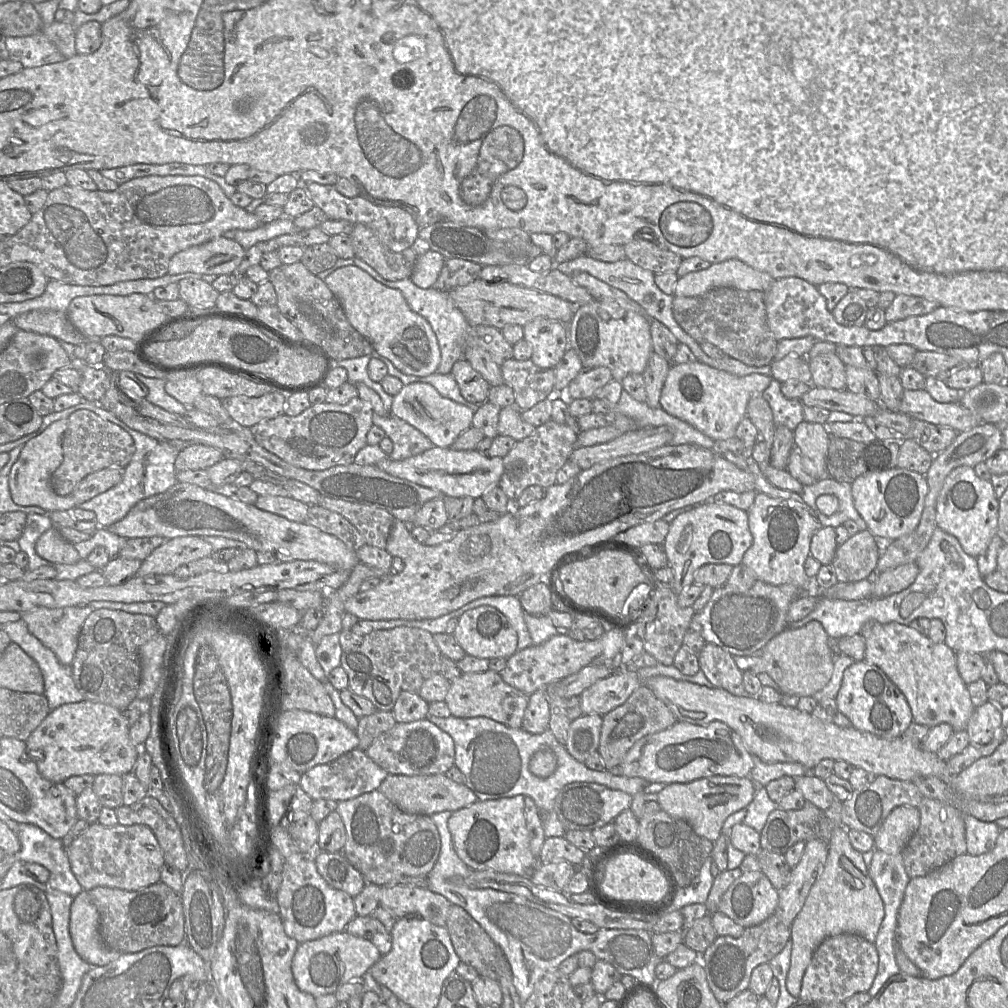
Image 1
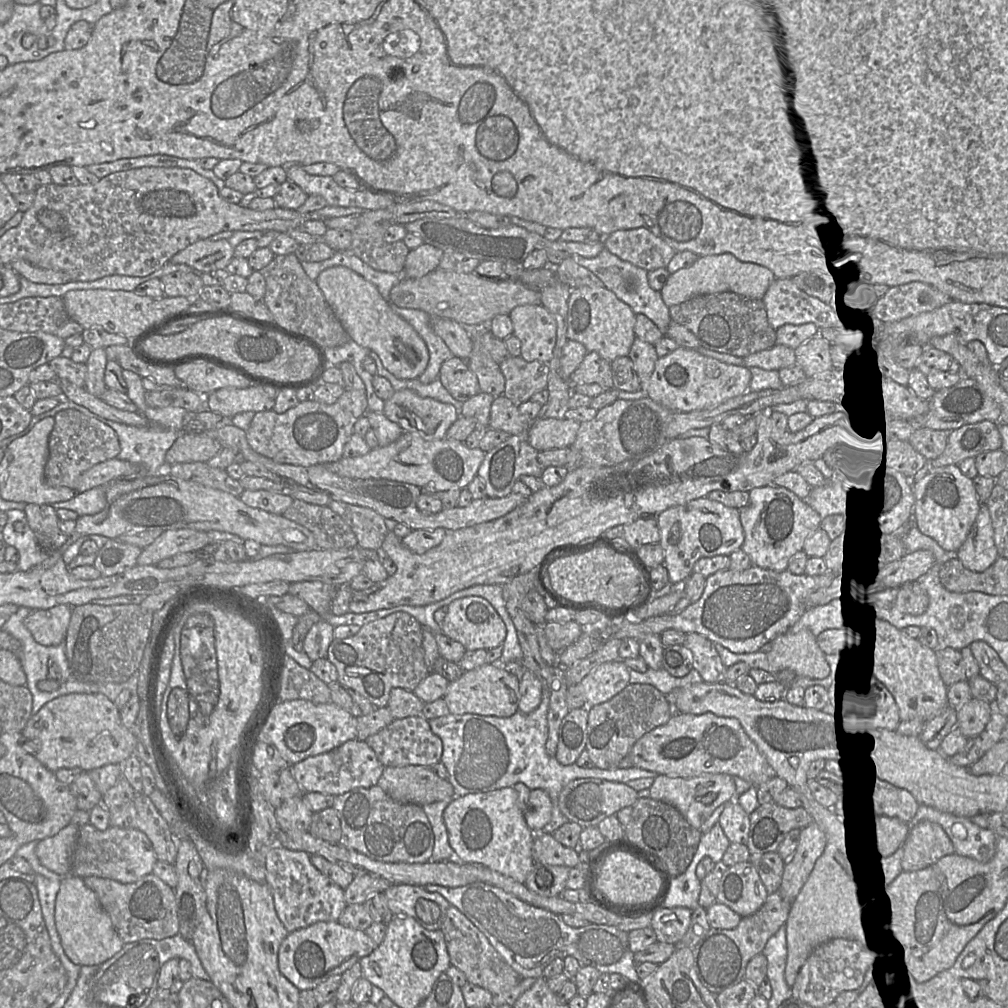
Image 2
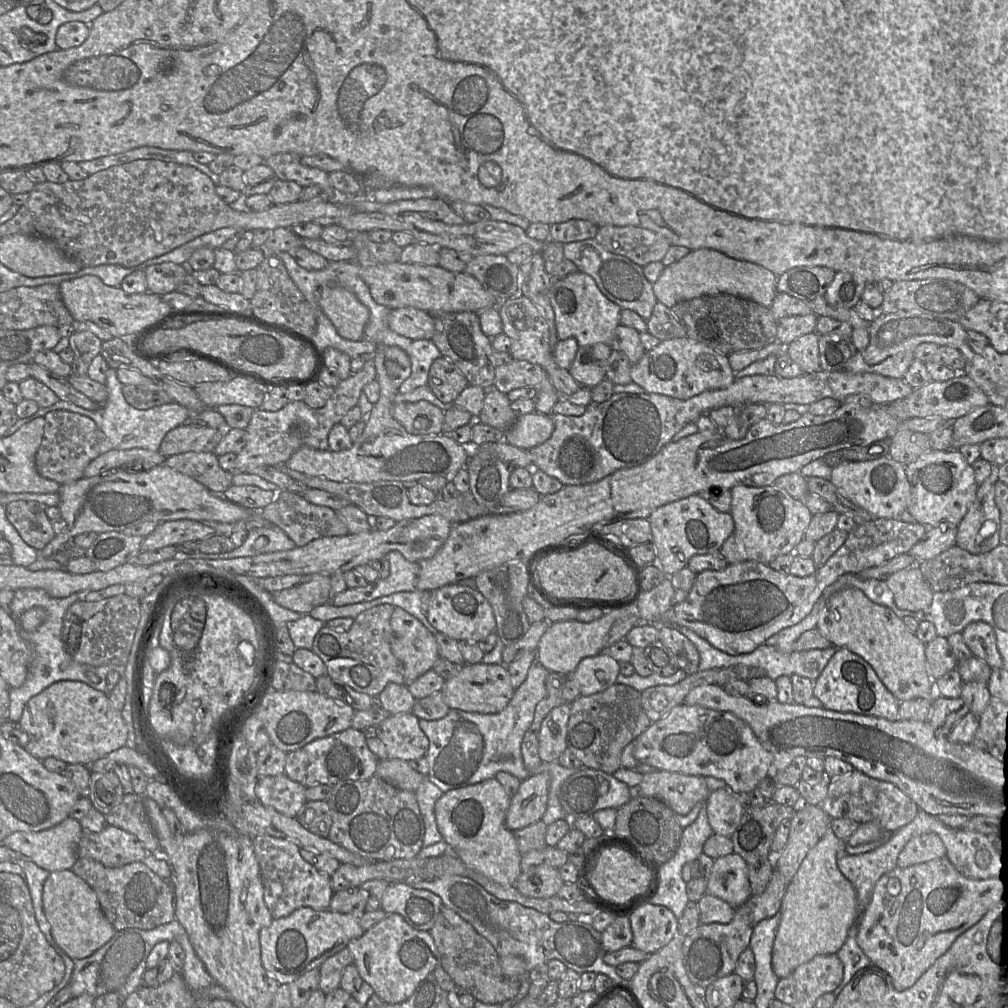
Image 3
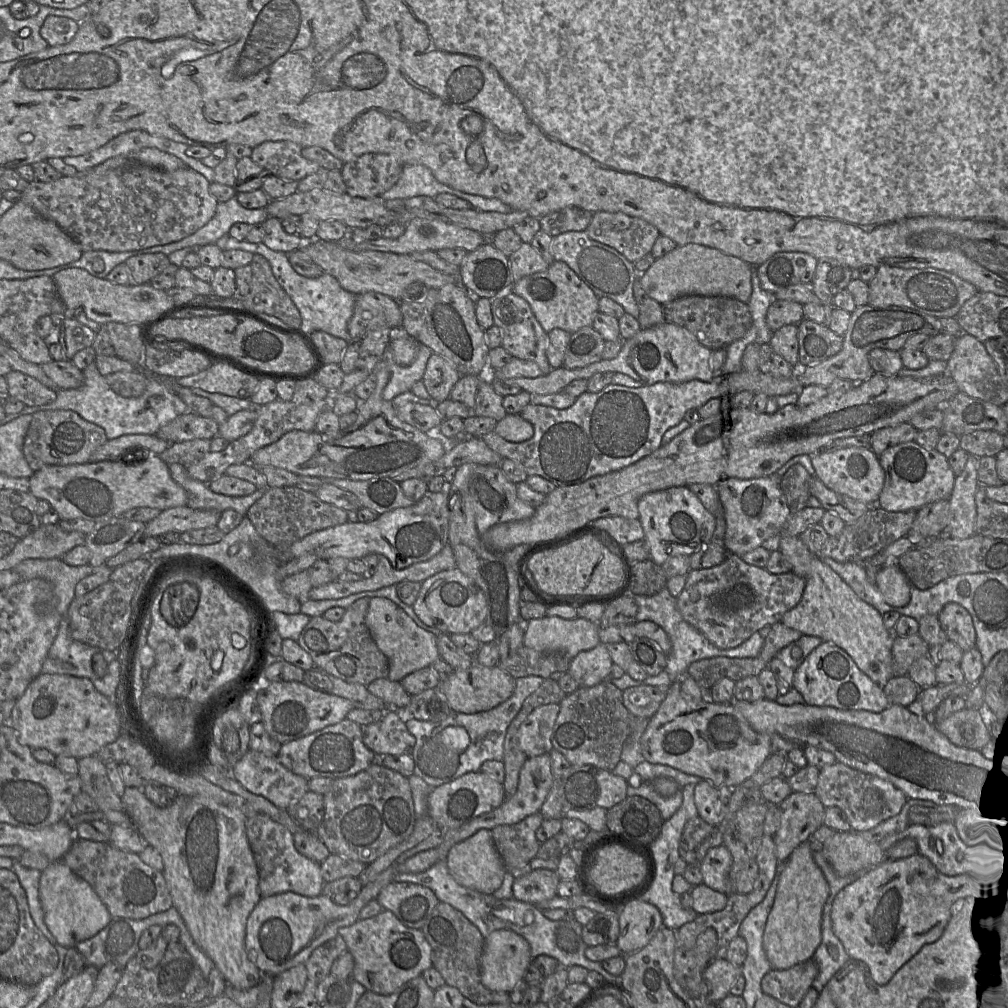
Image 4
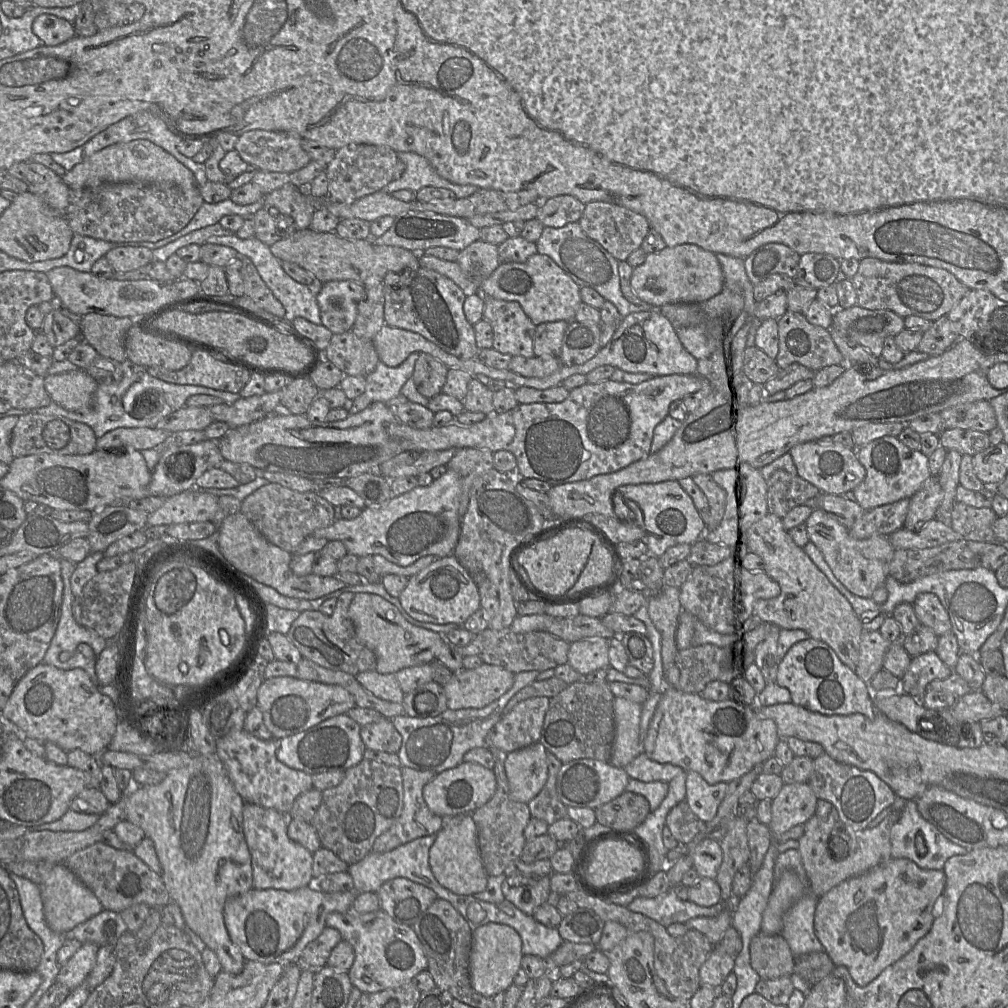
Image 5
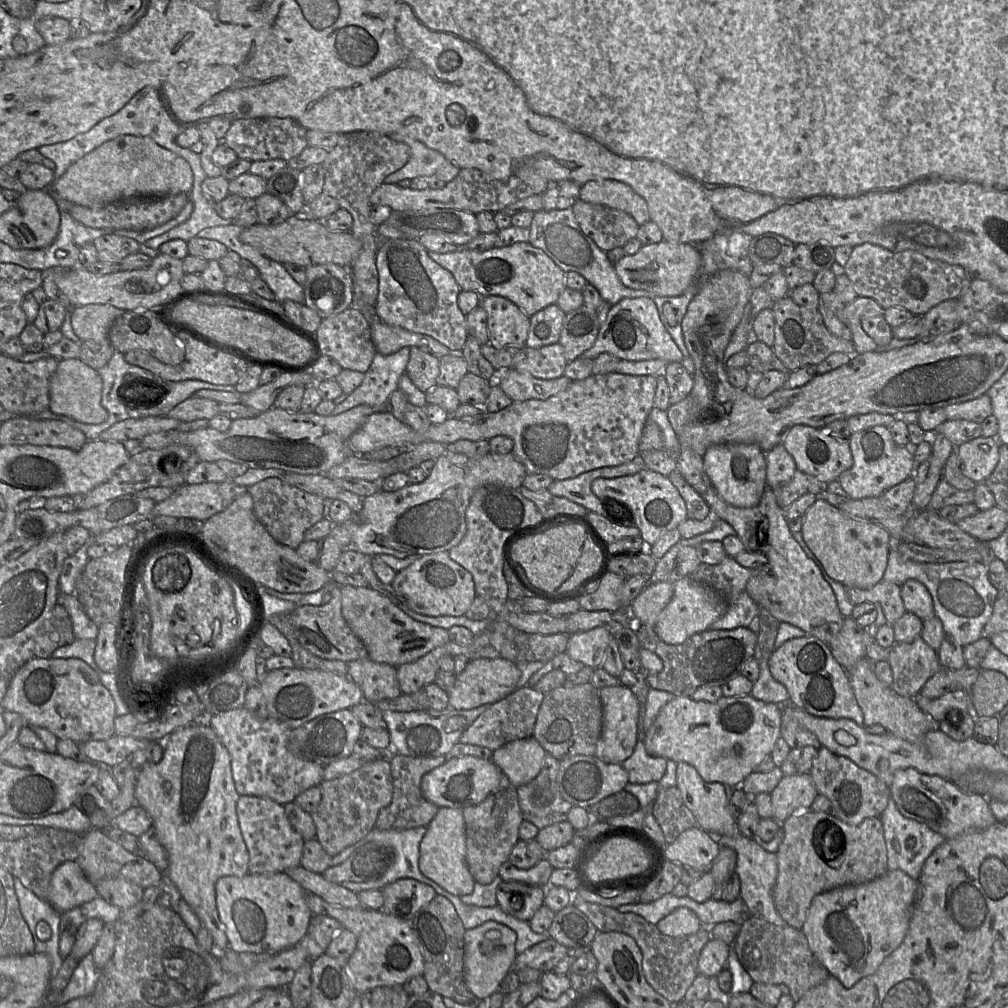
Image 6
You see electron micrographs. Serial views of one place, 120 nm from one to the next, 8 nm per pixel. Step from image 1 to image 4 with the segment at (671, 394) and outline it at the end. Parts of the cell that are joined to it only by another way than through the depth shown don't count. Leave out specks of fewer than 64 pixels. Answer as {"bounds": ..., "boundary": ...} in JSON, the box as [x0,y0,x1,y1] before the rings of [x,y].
{"bounds":[502,321,715,395],"boundary":[[[665,321],[657,326],[641,329],[633,337],[622,340],[621,350],[613,359],[601,359],[577,369],[567,369],[564,366],[553,368],[548,374],[536,378],[509,378],[502,381],[507,384],[518,385],[523,391],[527,391],[530,394],[540,395],[561,392],[570,382],[577,379],[588,380],[594,374],[601,372],[623,373],[643,385],[651,385],[658,382],[678,384],[691,380],[710,382],[715,376],[709,365],[711,352],[710,349],[701,345],[689,331]]]}

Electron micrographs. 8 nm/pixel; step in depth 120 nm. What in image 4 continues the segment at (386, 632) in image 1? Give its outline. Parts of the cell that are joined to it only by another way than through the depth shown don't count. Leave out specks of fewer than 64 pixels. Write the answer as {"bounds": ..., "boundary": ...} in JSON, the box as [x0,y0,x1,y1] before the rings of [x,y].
{"bounds":[296,597,389,686],"boundary":[[[368,597],[356,600],[337,622],[323,616],[311,617],[296,641],[310,654],[316,667],[346,682],[364,686],[376,679],[387,678],[389,673],[388,658],[378,648],[365,621],[369,603]]]}

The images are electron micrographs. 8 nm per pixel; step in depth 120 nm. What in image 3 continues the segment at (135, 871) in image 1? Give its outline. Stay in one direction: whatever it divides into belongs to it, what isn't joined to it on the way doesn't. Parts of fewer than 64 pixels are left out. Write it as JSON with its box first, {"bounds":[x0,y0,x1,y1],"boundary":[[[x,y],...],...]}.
{"bounds":[78,825,148,868],"boundary":[[[110,825],[101,832],[83,831],[78,846],[78,858],[89,858],[110,868],[143,862],[148,854],[135,835]]]}

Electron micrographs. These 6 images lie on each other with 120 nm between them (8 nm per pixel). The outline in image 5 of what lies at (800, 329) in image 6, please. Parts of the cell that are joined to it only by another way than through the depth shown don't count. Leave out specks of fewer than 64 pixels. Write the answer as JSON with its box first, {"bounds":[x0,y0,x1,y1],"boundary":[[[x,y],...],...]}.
{"bounds":[776,311,845,371],"boundary":[[[787,311],[778,319],[779,350],[776,361],[780,368],[793,364],[805,366],[813,371],[828,365],[845,364],[829,331],[810,323],[803,313]]]}

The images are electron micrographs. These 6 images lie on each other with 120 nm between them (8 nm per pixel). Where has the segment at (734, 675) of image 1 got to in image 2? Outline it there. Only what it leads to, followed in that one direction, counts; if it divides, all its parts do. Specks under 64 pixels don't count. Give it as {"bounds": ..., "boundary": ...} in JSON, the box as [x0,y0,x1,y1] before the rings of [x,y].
{"bounds":[682,633,727,682],"boundary":[[[688,633],[682,645],[691,651],[693,669],[699,672],[704,682],[724,682],[727,667],[722,663],[713,642],[700,634]]]}

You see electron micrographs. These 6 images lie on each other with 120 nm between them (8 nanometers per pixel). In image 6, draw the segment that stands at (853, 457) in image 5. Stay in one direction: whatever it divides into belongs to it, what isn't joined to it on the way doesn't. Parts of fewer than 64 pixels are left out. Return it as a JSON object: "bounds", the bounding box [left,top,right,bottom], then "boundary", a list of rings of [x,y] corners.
{"bounds":[782,425,853,484],"boundary":[[[795,425],[789,428],[782,444],[793,457],[798,470],[816,477],[827,484],[838,480],[839,476],[853,465],[849,439],[843,439],[826,432],[825,428]]]}

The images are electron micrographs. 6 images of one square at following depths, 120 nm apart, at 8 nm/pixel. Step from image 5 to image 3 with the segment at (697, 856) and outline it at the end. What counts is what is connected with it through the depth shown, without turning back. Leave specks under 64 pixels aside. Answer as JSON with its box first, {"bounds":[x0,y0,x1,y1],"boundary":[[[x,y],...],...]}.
{"bounds":[707,853,753,908],"boundary":[[[736,853],[715,859],[707,881],[707,893],[726,901],[733,908],[743,905],[753,895],[747,862]]]}

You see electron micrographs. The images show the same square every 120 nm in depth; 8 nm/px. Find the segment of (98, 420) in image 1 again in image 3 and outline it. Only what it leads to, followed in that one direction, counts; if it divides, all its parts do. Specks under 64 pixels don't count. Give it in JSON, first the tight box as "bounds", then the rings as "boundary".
{"bounds":[35,410,112,485],"boundary":[[[55,410],[45,416],[41,444],[35,456],[37,472],[44,478],[60,485],[69,484],[83,477],[89,463],[101,454],[112,449],[112,444],[96,423],[79,413]]]}

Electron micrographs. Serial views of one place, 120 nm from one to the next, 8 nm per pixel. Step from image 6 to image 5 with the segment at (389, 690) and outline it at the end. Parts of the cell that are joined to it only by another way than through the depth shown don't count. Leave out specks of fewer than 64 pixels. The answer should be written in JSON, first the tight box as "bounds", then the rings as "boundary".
{"bounds":[355,671,404,703],"boundary":[[[375,671],[361,672],[355,676],[357,682],[368,692],[377,698],[403,703],[404,693],[402,692],[395,673],[380,674]]]}

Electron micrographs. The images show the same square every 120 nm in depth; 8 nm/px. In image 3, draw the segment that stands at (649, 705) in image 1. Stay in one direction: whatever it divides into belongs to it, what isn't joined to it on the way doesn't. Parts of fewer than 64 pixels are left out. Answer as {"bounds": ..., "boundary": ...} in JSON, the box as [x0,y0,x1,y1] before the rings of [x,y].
{"bounds":[566,683,651,775],"boundary":[[[615,683],[602,692],[589,696],[581,695],[570,703],[566,749],[577,757],[584,767],[613,775],[621,767],[621,754],[625,746],[635,740],[651,724],[651,720],[642,708],[641,692],[631,686]]]}

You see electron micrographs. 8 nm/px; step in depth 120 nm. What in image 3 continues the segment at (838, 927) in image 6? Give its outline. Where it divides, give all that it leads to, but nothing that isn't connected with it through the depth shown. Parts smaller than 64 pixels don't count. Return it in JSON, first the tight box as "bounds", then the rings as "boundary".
{"bounds":[855,855,999,991],"boundary":[[[946,855],[914,866],[897,866],[876,882],[855,927],[856,942],[870,963],[890,976],[892,986],[897,991],[908,989],[948,950],[959,935],[986,913],[991,904],[991,890],[998,880],[999,872],[994,872],[986,879],[967,877],[953,866]]]}

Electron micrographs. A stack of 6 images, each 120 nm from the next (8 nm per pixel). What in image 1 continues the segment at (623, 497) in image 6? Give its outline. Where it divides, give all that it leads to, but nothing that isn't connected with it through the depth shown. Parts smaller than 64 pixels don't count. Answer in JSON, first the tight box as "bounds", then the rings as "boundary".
{"bounds":[663,502,753,594],"boundary":[[[705,502],[696,506],[687,506],[692,507],[690,510],[679,514],[676,518],[673,519],[673,521],[670,523],[670,530],[669,533],[663,543],[664,545],[664,551],[667,555],[668,559],[668,566],[672,568],[674,573],[674,585],[673,585],[673,591],[676,594],[679,594],[683,590],[687,589],[694,583],[694,574],[695,572],[704,564],[708,563],[716,563],[716,564],[729,564],[732,566],[738,565],[742,563],[742,559],[744,557],[745,552],[750,548],[753,542],[753,537],[751,535],[751,532],[749,530],[748,526],[748,514],[747,511],[741,510],[733,505],[726,504],[724,502]]]}

